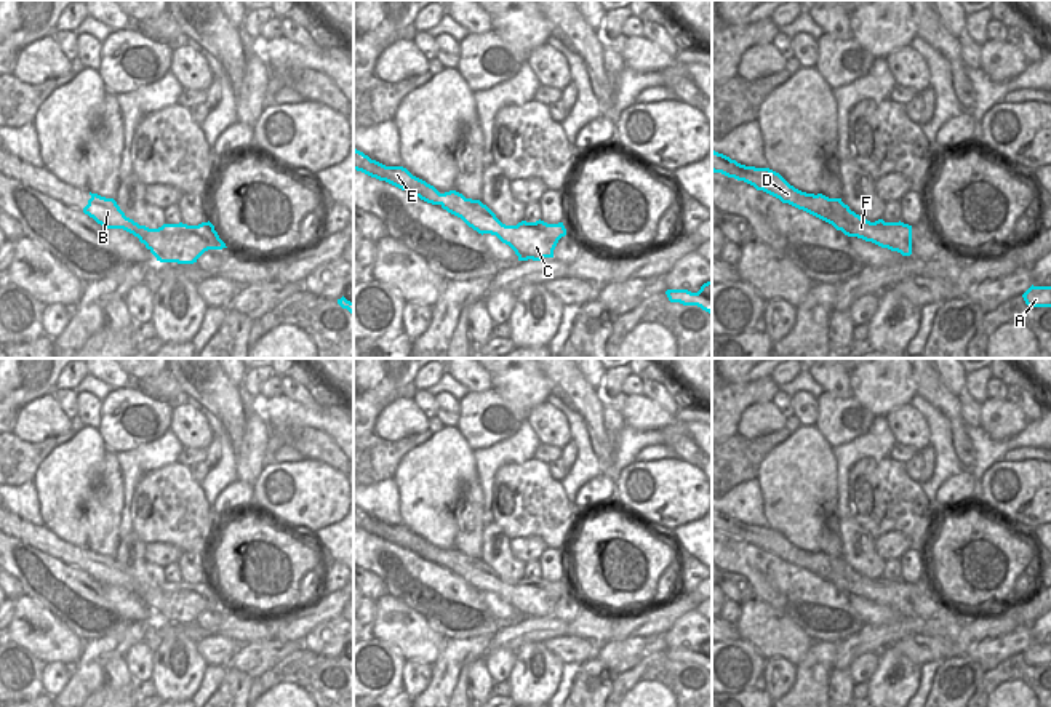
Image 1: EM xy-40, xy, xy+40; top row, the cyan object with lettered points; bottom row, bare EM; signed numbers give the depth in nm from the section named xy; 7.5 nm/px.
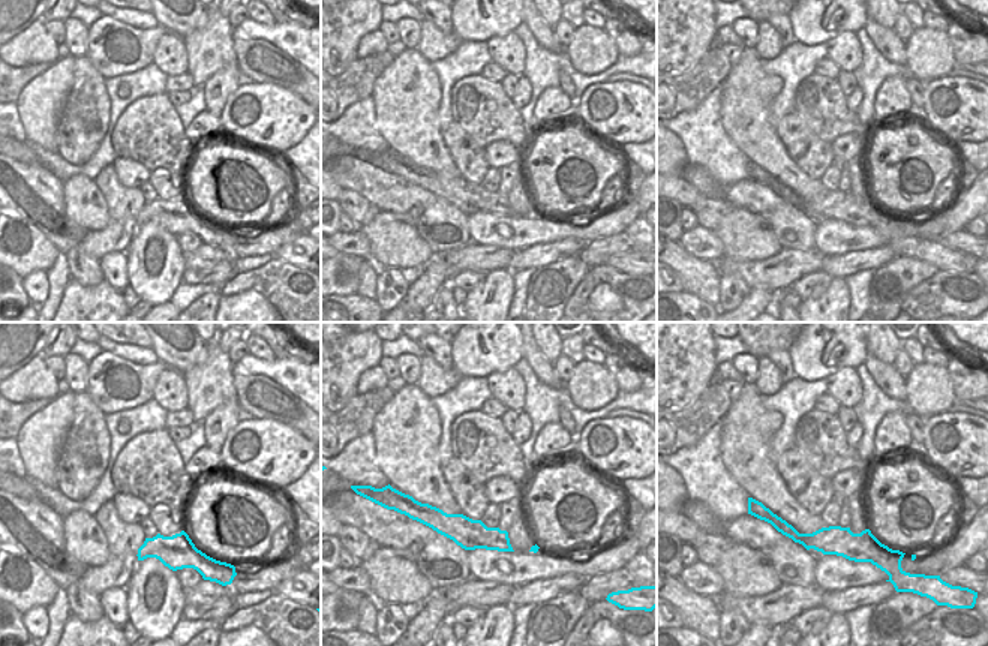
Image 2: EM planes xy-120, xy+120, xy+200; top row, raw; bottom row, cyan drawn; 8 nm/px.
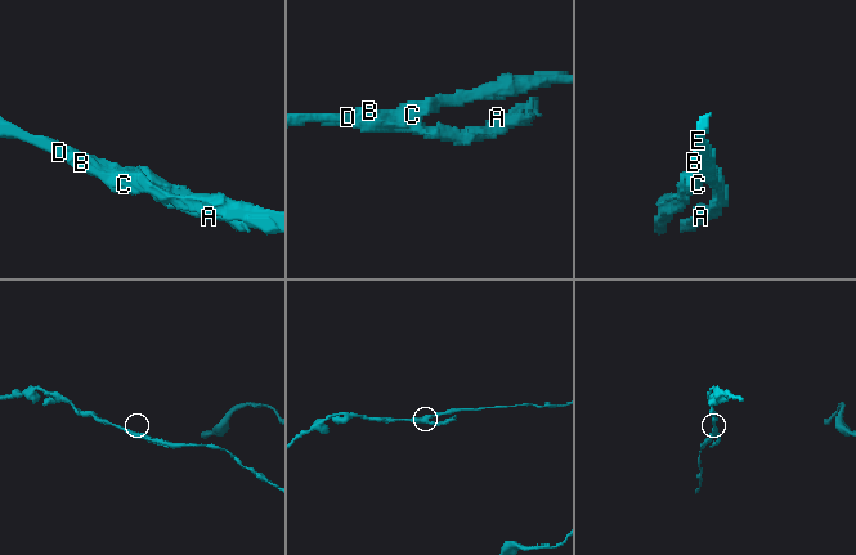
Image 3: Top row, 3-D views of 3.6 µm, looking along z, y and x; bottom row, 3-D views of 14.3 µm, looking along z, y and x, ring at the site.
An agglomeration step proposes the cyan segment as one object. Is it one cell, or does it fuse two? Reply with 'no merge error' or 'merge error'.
merge error

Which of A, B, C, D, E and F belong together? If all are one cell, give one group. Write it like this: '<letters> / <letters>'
A D E / B C F

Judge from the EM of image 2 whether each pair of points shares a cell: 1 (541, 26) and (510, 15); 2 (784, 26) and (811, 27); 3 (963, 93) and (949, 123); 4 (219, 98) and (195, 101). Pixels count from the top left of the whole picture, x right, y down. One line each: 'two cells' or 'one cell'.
1: two cells
2: two cells
3: one cell
4: two cells

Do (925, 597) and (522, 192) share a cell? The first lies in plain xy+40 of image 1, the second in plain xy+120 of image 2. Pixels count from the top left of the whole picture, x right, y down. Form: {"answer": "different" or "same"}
{"answer": "same"}

